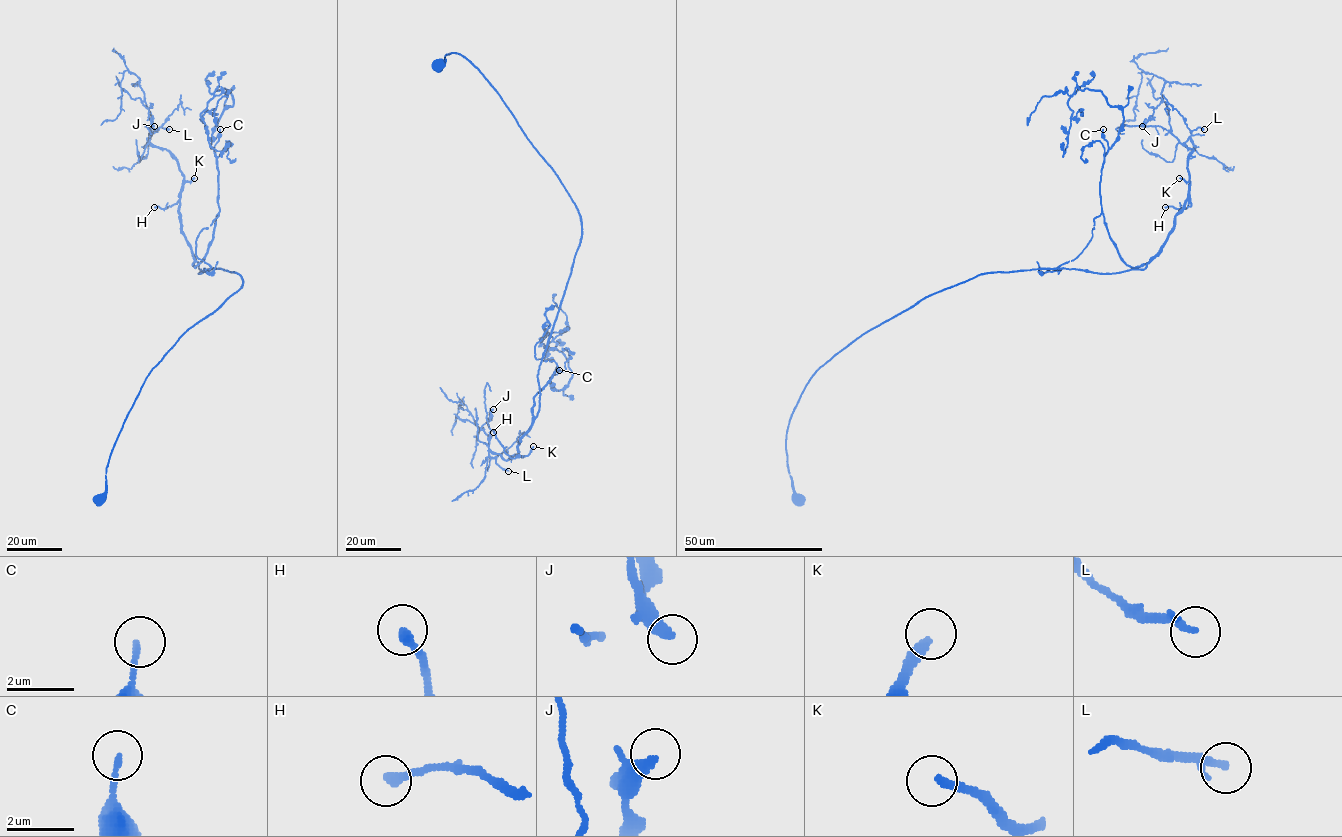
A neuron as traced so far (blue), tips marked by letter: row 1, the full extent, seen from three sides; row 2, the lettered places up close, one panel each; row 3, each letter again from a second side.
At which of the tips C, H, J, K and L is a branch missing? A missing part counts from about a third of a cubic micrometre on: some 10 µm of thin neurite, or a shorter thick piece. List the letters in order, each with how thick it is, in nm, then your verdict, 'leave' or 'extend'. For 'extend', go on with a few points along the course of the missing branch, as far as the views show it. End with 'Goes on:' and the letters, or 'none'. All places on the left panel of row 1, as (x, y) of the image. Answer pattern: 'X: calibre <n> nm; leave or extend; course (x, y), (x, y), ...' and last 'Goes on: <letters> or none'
C: calibre 170 nm; leave
H: calibre 280 nm; extend
J: calibre 260 nm; leave
K: calibre 280 nm; extend; course (194, 178), (206, 171), (229, 172), (244, 184), (262, 185), (269, 181)
L: calibre 240 nm; leave
Goes on: H, K

